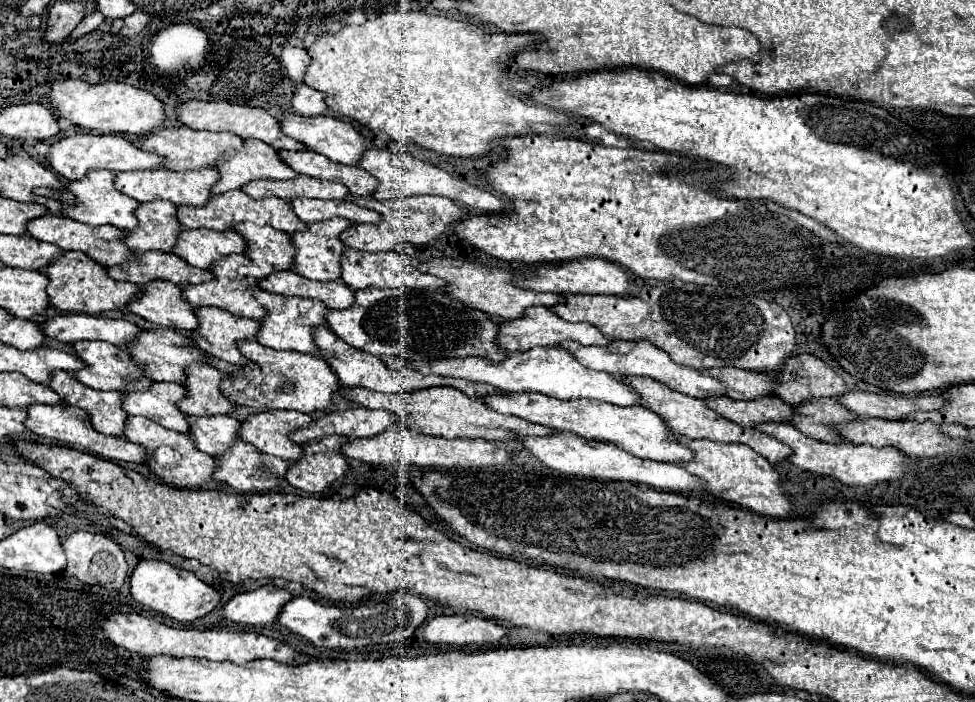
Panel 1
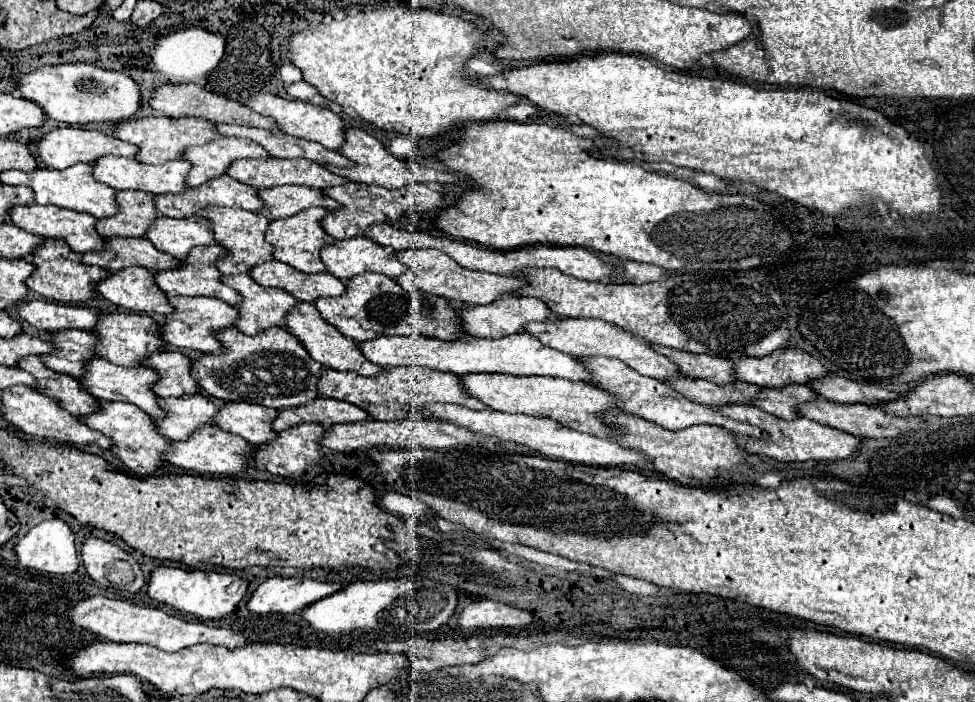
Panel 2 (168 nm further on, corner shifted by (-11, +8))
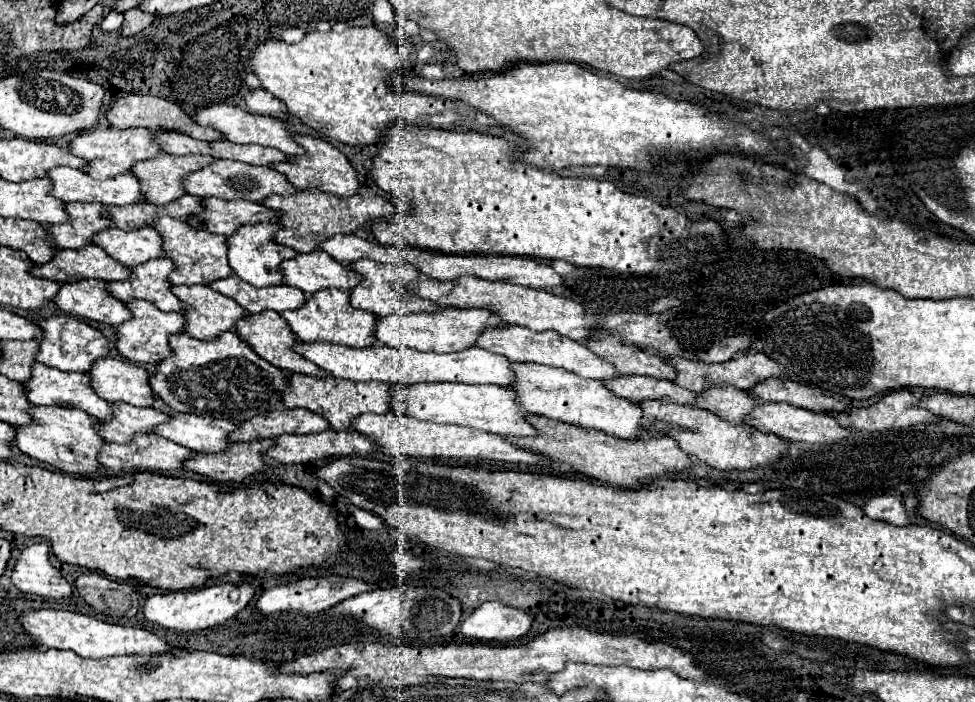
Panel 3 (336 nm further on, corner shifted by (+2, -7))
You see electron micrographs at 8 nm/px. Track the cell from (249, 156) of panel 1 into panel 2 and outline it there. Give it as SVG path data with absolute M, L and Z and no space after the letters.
M220 137L210 145L198 145L186 151L186 157L192 163L190 177L186 183L192 187L204 185L220 175L226 175L228 167L238 159L268 159L268 151L258 143L240 137Z

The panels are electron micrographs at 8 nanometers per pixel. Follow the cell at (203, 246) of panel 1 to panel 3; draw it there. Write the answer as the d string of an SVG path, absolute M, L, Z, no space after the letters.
M149 226L137 230L119 230L119 228L105 228L91 238L93 244L101 246L111 258L121 262L123 266L141 264L151 258L163 258L161 252L161 236Z

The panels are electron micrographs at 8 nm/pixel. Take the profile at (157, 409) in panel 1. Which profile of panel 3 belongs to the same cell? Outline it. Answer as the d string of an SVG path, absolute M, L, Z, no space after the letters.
M41 362L31 366L31 376L29 380L23 382L25 386L25 396L31 404L35 406L71 406L83 412L89 412L89 416L95 416L99 420L107 420L109 418L109 408L111 404L105 400L99 400L97 394L89 388L89 376L87 374L79 374L79 372L63 372L57 368L49 368Z

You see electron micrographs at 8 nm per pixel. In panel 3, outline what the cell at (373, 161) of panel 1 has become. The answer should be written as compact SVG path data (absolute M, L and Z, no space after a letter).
M295 134L293 138L305 150L305 154L289 156L285 162L271 164L271 168L275 168L279 174L283 174L287 178L287 182L291 182L299 190L317 186L323 192L329 192L329 194L335 194L335 196L353 196L353 194L357 194L357 190L361 186L357 182L357 172L351 166L351 162L335 146L325 142L323 138L313 138L313 136Z

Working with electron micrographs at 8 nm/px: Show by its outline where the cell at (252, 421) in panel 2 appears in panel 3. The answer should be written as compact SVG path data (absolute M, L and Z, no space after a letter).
M171 412L153 432L195 452L223 452L229 446L227 434L233 428L235 424L229 420Z

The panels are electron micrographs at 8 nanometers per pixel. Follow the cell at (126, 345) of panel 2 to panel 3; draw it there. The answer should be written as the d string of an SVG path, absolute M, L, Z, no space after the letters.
M49 316L49 318L37 318L35 324L43 330L43 336L39 340L39 352L37 362L45 366L53 366L65 372L87 372L91 368L91 362L97 358L105 358L109 354L109 342L107 338L83 324L81 320L75 320L73 316Z

